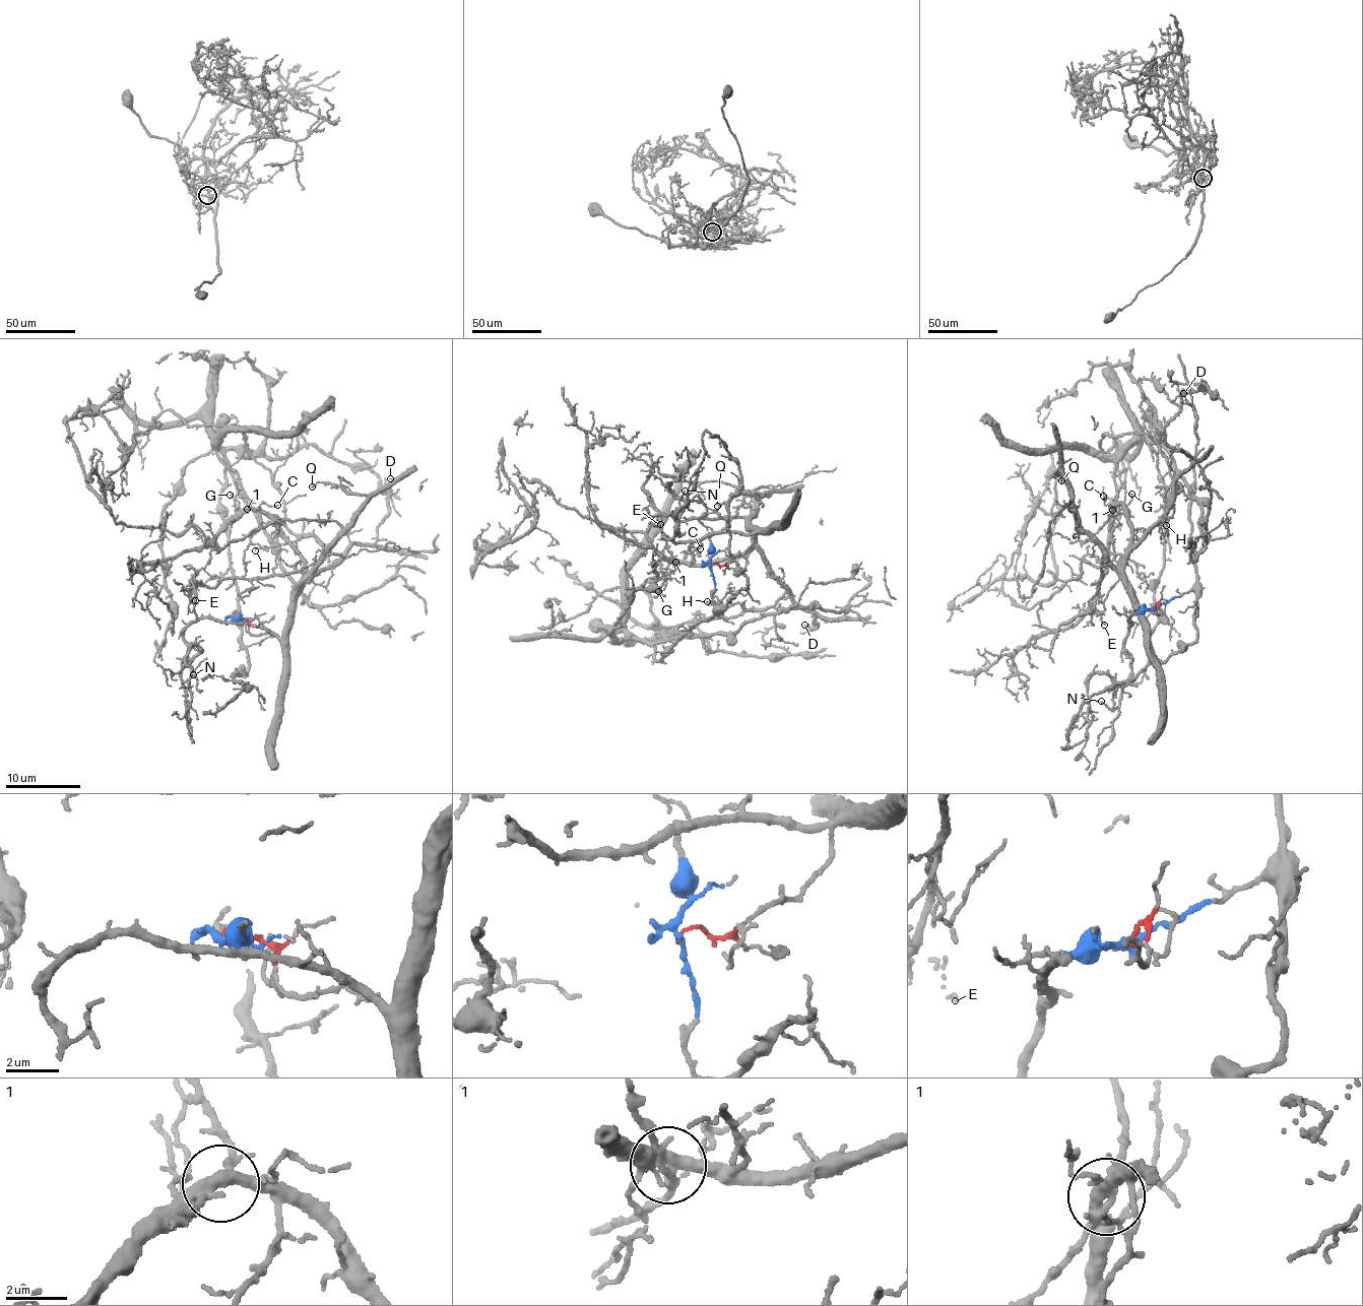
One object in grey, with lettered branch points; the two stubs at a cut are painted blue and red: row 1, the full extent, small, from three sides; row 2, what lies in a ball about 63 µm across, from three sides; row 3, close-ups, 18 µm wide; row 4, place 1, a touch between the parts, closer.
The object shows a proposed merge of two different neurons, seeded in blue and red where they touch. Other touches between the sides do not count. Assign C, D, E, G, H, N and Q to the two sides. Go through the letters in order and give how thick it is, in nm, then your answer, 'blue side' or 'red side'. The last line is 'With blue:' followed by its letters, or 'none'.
C: 100 nm | red side
D: 140 nm | red side
E: 100 nm | red side
G: 160 nm | red side
H: 110 nm | red side
N: 80 nm | red side
Q: 160 nm | red side
With blue: none

